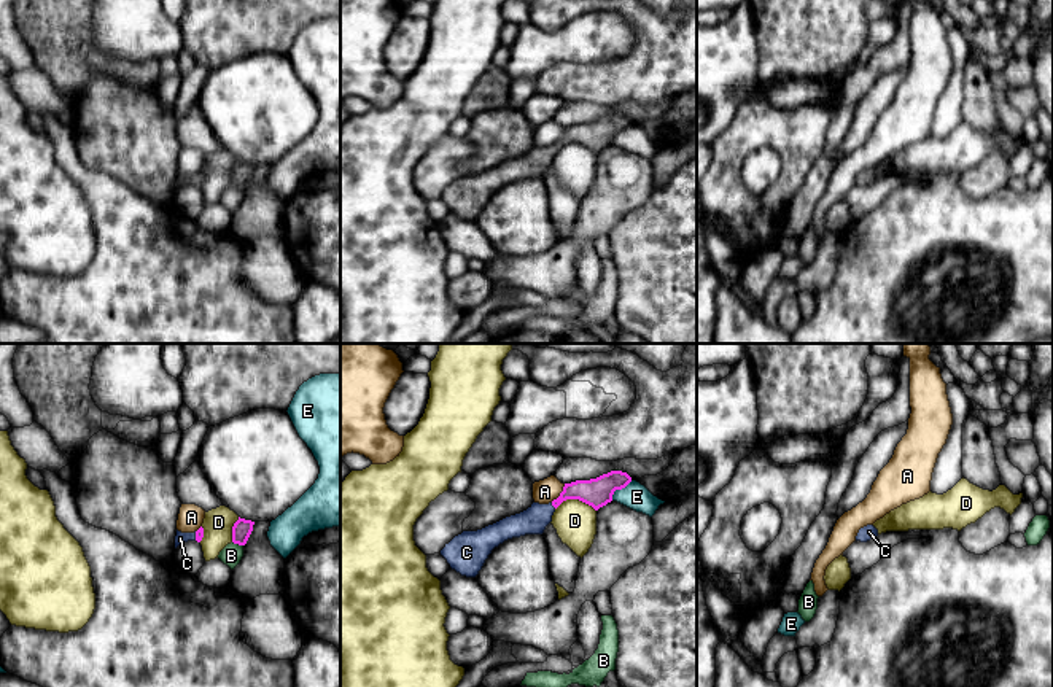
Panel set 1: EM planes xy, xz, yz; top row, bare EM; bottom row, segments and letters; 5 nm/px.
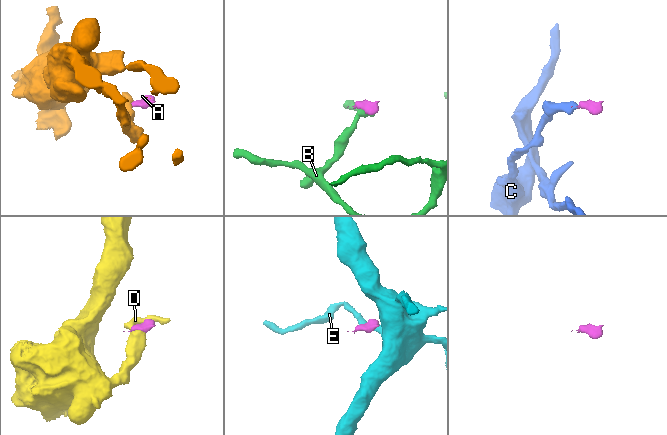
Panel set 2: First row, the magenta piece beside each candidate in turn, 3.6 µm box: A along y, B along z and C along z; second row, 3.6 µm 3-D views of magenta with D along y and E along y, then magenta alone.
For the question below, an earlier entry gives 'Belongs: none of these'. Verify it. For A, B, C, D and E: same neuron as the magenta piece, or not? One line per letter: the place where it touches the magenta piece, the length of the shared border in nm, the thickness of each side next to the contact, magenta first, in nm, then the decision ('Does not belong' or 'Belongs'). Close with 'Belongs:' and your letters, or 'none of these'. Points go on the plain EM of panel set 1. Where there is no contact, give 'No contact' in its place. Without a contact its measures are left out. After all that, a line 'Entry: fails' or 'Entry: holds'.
A: Touches magenta at xz (560, 137). Shared border 120 nm. Thickness 150 nm (magenta) against 120 nm. Does not belong
B: Touches magenta at xy (237, 186). Shared border 60 nm. Thickness 100 nm (magenta) against 110 nm. Does not belong
C: Touches magenta at xz (554, 150). Shared border 40 nm. Thickness 150 nm (magenta) against 140 nm. Belongs
D: Touches magenta at xz (576, 142). Shared border 200 nm. Thickness 150 nm (magenta) against 200 nm. Does not belong
E: Touches magenta at xz (619, 132). Shared border 150 nm. Thickness 150 nm (magenta) against 140 nm. Does not belong
Belongs: C
Entry: fails

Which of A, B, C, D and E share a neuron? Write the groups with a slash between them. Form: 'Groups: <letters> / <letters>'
Groups: A / B / C / D / E

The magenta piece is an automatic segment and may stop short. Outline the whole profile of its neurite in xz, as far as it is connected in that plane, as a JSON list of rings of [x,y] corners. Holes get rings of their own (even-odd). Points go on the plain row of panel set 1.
[[[611,114],[596,122],[565,127],[563,135],[549,148],[533,146],[526,154],[506,161],[477,175],[463,175],[441,194],[452,213],[476,221],[495,191],[525,178],[542,178],[552,165],[555,153],[566,143],[579,143],[595,154],[612,145],[616,134],[625,132],[631,121]]]

